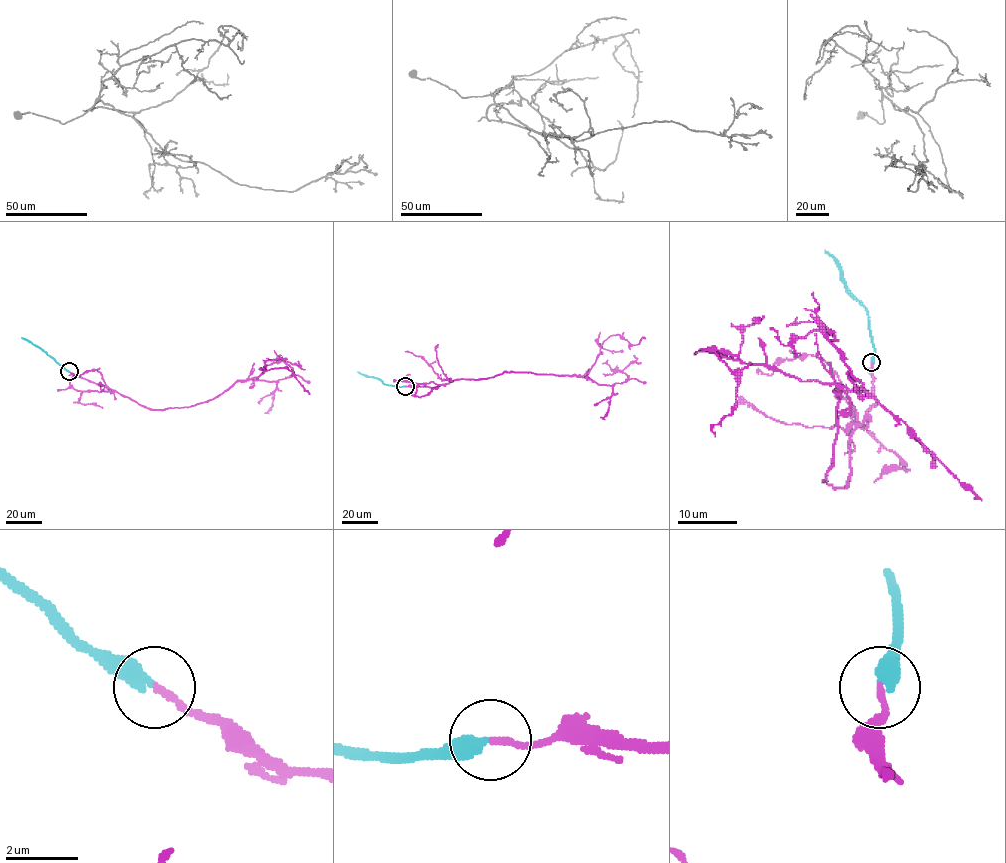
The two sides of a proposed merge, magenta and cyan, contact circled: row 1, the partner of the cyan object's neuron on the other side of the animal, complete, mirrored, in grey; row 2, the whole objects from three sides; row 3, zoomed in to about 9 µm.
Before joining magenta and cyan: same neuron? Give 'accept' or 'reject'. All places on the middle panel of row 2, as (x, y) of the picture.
accept

